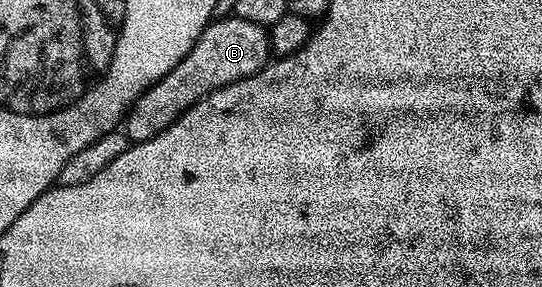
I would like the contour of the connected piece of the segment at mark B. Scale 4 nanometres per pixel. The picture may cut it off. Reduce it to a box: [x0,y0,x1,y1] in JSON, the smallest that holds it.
[121,18,272,143]

